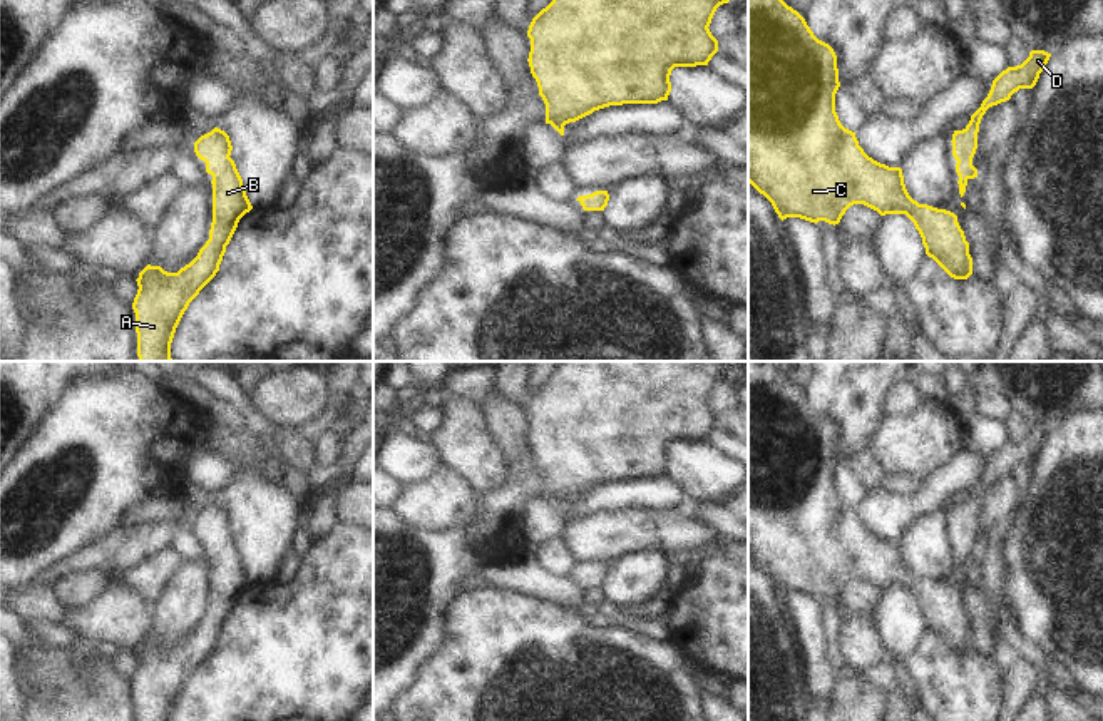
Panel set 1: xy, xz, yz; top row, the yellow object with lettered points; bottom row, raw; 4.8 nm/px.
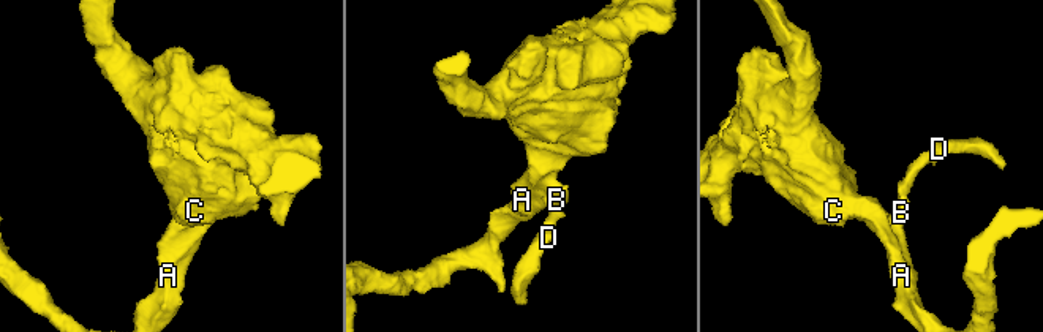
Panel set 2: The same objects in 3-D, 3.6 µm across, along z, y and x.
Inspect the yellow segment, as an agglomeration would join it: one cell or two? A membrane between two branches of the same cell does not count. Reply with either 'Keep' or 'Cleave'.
Keep

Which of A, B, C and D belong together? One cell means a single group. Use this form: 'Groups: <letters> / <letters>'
Groups: A B C D

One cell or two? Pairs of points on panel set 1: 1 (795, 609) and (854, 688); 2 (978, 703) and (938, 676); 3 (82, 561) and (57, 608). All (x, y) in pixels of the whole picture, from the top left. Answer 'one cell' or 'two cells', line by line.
1: two cells
2: one cell
3: two cells

